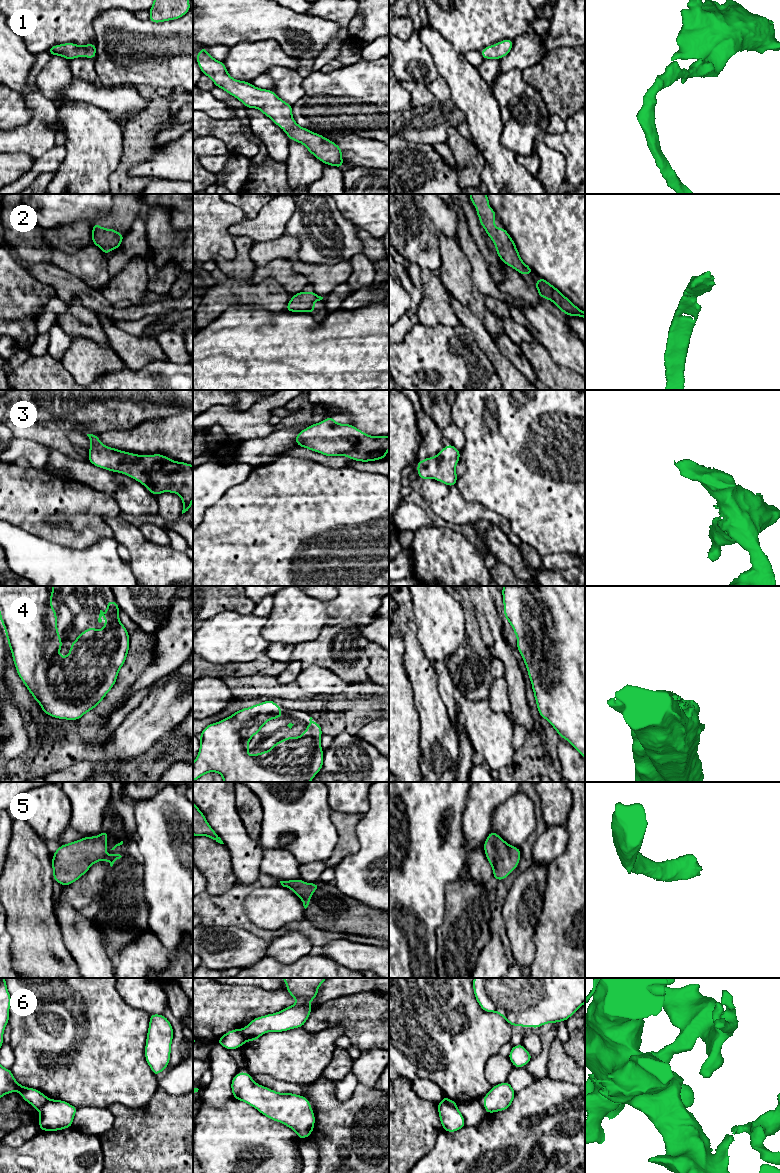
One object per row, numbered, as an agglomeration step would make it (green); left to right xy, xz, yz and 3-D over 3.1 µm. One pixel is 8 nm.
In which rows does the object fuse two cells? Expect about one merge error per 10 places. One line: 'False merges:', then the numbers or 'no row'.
False merges: 6

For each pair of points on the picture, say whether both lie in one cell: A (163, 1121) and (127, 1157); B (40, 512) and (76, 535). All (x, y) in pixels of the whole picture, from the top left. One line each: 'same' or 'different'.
A: same
B: same

